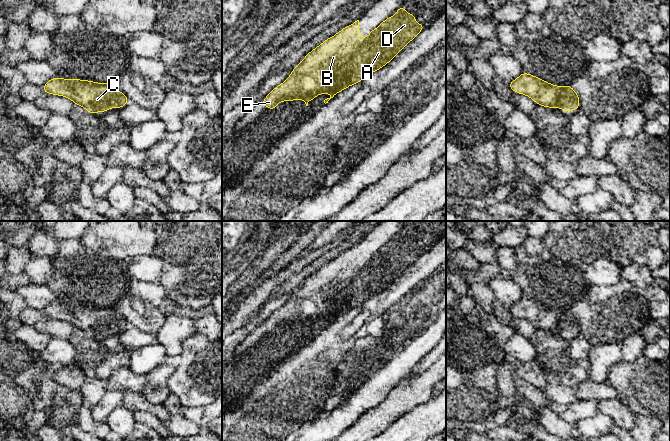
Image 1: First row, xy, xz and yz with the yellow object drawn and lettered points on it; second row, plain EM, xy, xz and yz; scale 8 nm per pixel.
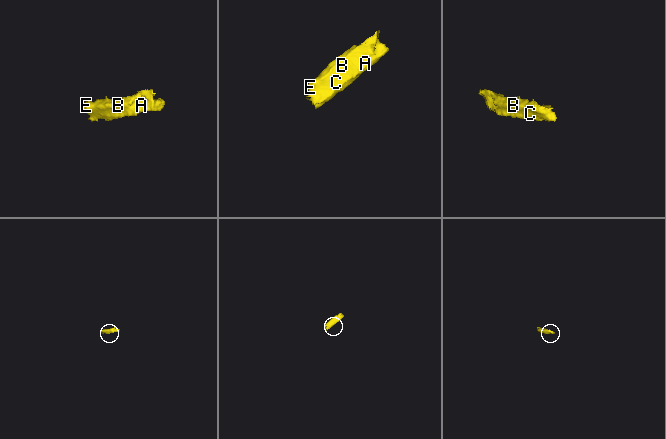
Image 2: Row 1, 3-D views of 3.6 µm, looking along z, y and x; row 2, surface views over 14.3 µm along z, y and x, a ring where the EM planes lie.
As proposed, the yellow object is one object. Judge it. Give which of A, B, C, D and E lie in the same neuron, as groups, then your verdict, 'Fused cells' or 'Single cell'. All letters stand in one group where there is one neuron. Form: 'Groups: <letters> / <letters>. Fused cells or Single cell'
Groups: A B C D E. Single cell

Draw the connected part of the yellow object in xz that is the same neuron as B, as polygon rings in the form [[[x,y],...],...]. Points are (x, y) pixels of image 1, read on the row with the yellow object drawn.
[[[402,5],[395,14],[395,16],[390,16],[384,20],[376,29],[371,30],[366,38],[359,36],[359,20],[357,20],[322,42],[310,51],[300,64],[293,68],[290,76],[282,84],[275,87],[260,105],[275,110],[280,102],[299,99],[304,100],[308,106],[308,102],[316,96],[330,93],[331,96],[324,100],[326,104],[343,89],[359,83],[368,75],[381,69],[408,42],[415,39],[425,27],[425,24],[417,24],[415,15],[408,14]]]

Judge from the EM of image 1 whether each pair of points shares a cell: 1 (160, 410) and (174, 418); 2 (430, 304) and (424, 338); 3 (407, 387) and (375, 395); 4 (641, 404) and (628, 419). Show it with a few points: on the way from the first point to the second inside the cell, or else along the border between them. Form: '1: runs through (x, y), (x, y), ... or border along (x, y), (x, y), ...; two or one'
1: border along (162, 404), (168, 412), (168, 419), (164, 423); two
2: border along (435, 319), (407, 343); two
3: border along (407, 376), (372, 407); two
4: border along (616, 398), (636, 414); two

